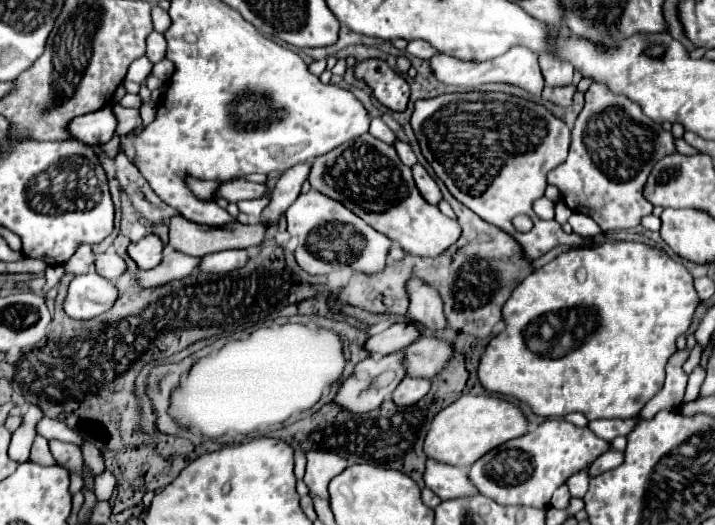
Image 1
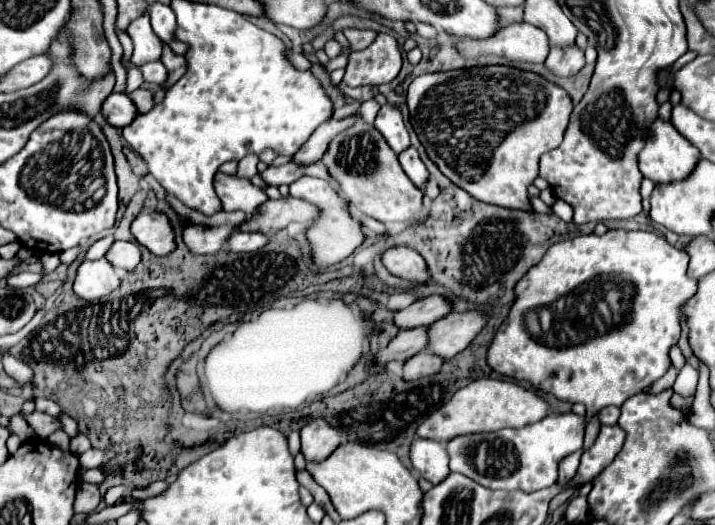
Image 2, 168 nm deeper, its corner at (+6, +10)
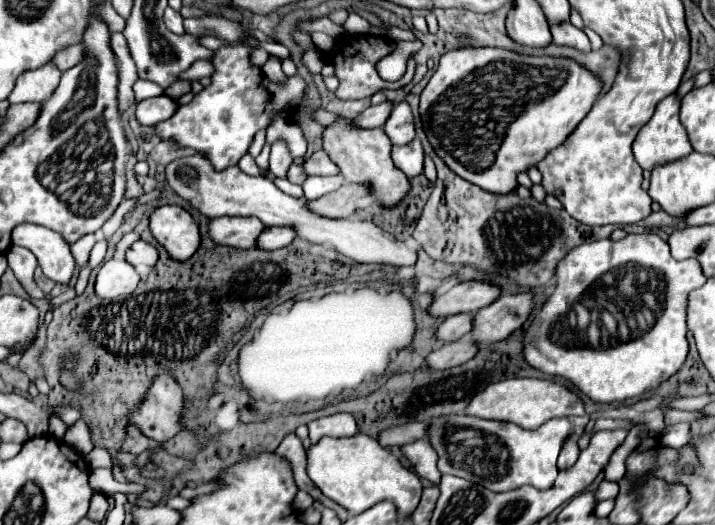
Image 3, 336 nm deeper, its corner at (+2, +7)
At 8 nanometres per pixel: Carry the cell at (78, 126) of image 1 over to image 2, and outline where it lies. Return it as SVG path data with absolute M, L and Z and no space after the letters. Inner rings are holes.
M112 93L108 101L104 101L104 117L120 129L130 125L138 117L138 109L126 93Z

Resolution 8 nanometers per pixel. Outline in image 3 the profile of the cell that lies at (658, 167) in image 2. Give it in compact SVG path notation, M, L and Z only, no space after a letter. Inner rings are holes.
M672 94L668 98L664 98L658 106L656 106L656 112L654 116L650 118L650 122L638 132L632 148L636 150L634 158L636 162L644 168L644 170L652 170L660 164L668 164L672 160L680 160L684 156L688 156L690 152L694 152L690 140L688 140L688 134L684 130L684 126L680 124L678 120L678 110L680 110L680 100Z

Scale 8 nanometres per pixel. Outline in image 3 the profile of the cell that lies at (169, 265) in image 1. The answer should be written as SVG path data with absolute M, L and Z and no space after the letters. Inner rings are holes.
M222 216L208 222L208 234L214 244L232 248L252 248L264 224L256 218L232 218Z

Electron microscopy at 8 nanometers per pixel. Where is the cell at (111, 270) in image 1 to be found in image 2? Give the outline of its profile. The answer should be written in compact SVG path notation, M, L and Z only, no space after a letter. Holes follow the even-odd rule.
M116 241L112 245L112 249L109 250L110 253L108 253L105 258L108 259L115 268L132 271L134 267L140 263L140 257L142 257L140 245L130 241Z

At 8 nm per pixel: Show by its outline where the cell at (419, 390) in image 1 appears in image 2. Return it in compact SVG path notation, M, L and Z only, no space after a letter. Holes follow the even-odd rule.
M422 351L422 353L416 353L414 357L410 357L406 363L404 363L404 379L406 381L414 381L414 379L420 379L420 377L428 377L428 375L434 375L440 371L442 363L446 359L436 355L436 353L428 353L428 351Z

